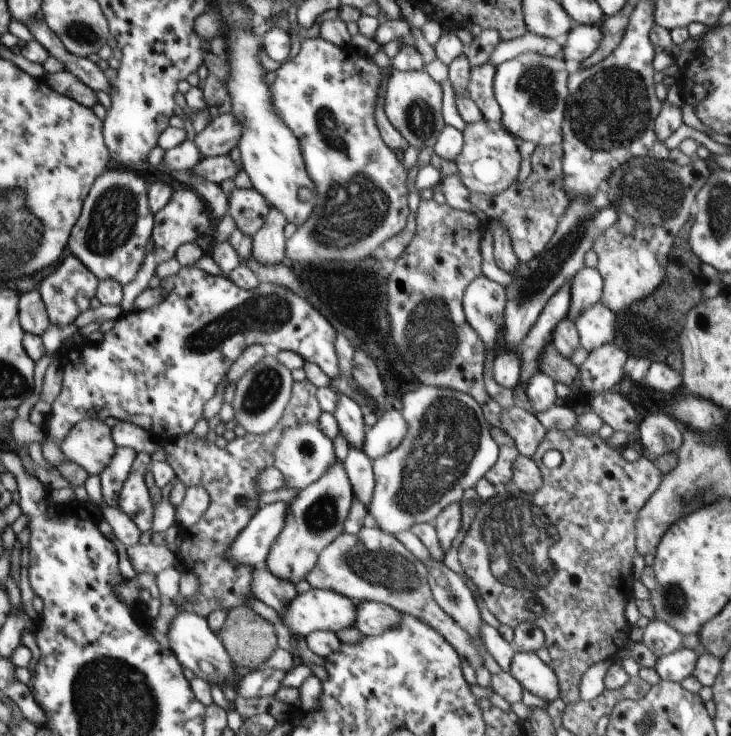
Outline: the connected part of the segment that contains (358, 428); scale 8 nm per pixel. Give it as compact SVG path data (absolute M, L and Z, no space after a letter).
M339 394L339 401L335 412L332 413L339 424L340 432L342 436L346 438L350 446L363 450L363 444L365 443L366 426L362 416L362 407L349 396Z

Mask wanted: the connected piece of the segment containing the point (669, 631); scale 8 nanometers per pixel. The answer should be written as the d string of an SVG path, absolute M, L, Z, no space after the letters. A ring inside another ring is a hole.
M654 618L643 628L642 643L659 659L684 648L682 646L682 637L683 635L668 626L664 621Z

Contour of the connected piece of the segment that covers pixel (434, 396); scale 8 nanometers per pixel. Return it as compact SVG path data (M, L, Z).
M432 385L420 386L415 392L408 392L406 396L402 398L401 411L403 417L407 420L408 432L404 437L404 440L395 448L392 449L388 454L383 457L375 458L372 461L373 471L375 474L375 489L373 492L372 500L369 502L367 511L370 516L376 520L378 525L384 532L394 535L404 530L410 530L413 524L416 523L430 523L434 522L437 516L446 508L449 504L460 502L464 496L464 491L472 489L476 486L476 483L480 478L484 477L485 474L496 464L499 457L499 446L491 435L491 424L485 419L482 407L474 400L470 395L452 390L444 389L442 387L435 387Z

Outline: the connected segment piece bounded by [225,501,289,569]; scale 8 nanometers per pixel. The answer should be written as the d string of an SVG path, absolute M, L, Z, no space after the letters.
M283 501L258 509L248 524L229 545L225 555L229 562L240 563L253 569L266 568L270 547L280 536L285 525L289 504Z

